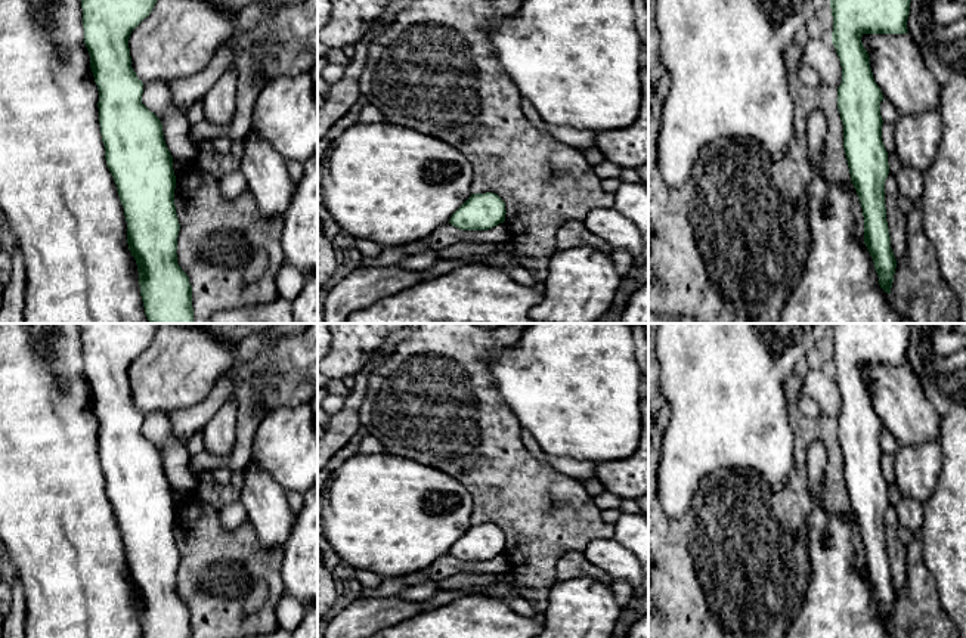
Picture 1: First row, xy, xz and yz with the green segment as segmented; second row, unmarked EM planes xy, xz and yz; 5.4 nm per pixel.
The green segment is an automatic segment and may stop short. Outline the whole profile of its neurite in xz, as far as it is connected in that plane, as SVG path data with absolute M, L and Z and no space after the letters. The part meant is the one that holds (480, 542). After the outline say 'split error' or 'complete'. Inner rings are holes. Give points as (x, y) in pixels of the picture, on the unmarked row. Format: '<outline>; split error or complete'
M359 452L323 484L322 530L340 560L356 570L402 577L430 569L448 554L462 561L487 561L505 552L505 533L496 524L471 524L473 505L471 493L445 471L388 452Z; split error

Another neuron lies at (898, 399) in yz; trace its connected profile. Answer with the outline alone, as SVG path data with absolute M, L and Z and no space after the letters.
M863 365L873 409L900 445L939 442L939 415L920 378L905 365Z

